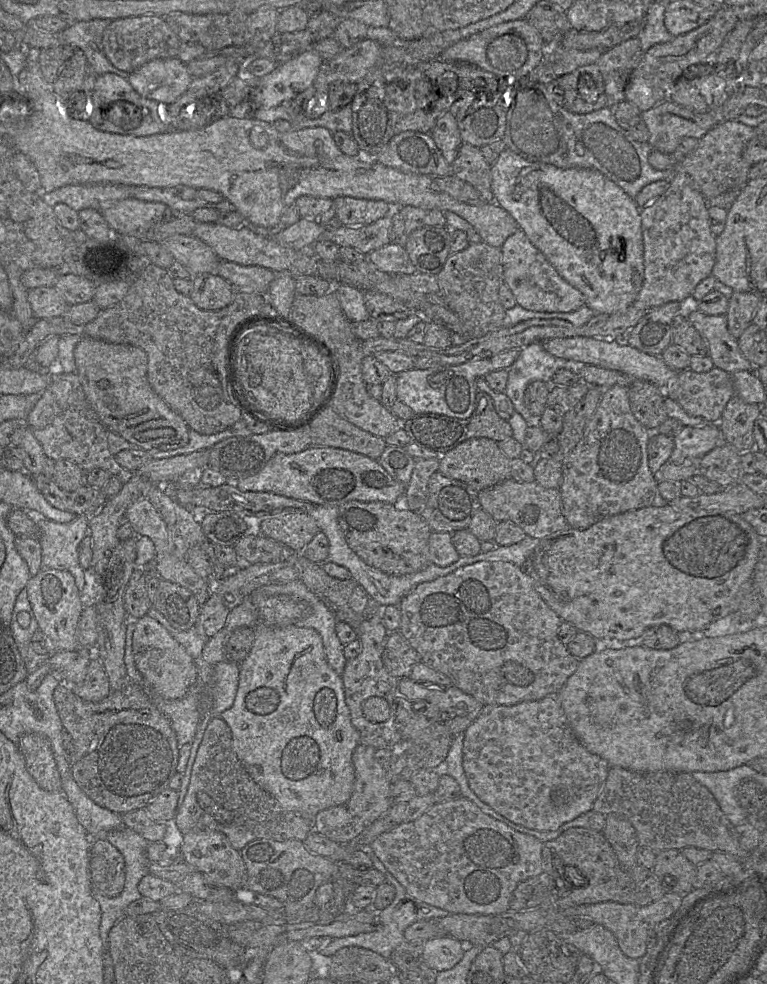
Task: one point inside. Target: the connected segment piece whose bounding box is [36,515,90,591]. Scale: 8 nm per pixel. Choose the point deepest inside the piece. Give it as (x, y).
(59, 542)

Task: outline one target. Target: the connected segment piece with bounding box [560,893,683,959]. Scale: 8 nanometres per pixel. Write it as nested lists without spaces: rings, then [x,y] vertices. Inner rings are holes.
[[[666,893],[659,900],[646,906],[637,906],[633,903],[621,904],[617,902],[600,902],[595,904],[579,905],[567,909],[560,909],[563,915],[570,918],[583,916],[590,918],[610,930],[617,939],[622,952],[635,959],[642,958],[648,946],[649,938],[656,926],[670,918],[681,906],[683,895]]]

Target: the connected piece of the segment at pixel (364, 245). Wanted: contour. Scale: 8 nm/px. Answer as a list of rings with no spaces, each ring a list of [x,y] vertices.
[[[391,214],[364,226],[346,226],[333,223],[326,229],[319,240],[328,240],[338,247],[351,247],[364,255],[391,243]]]

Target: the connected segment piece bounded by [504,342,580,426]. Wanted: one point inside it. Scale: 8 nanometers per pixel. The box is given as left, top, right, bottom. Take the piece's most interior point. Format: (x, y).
(534, 363)

